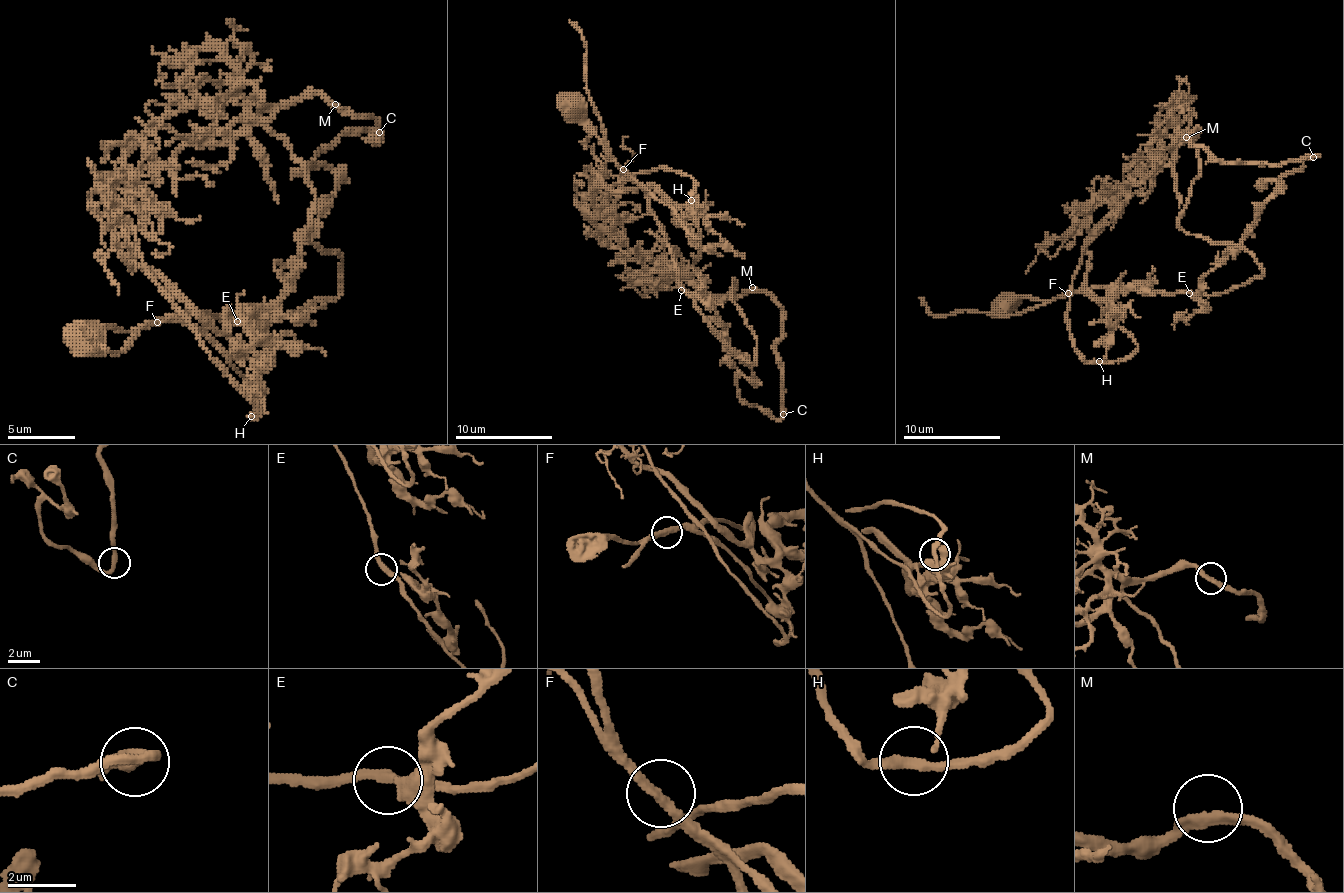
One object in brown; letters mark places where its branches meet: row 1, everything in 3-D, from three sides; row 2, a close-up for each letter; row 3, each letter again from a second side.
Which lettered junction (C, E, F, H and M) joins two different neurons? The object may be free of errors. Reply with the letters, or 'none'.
F

